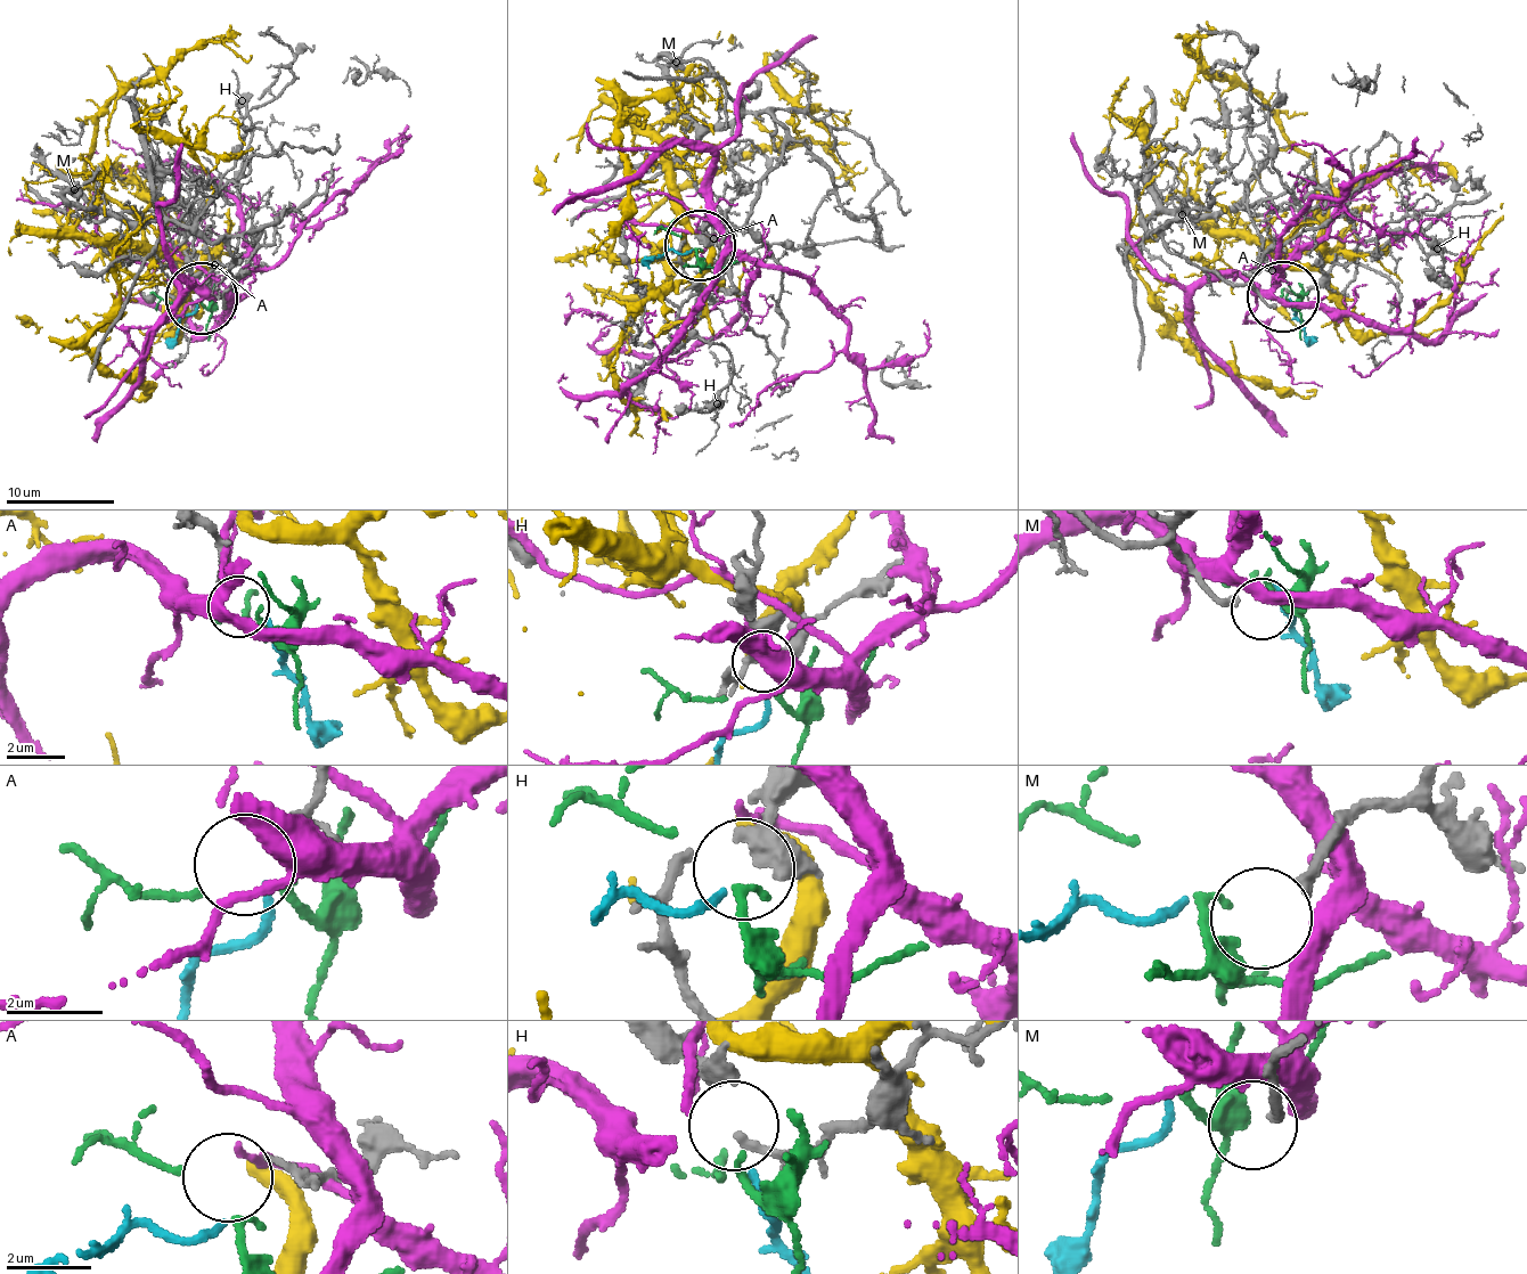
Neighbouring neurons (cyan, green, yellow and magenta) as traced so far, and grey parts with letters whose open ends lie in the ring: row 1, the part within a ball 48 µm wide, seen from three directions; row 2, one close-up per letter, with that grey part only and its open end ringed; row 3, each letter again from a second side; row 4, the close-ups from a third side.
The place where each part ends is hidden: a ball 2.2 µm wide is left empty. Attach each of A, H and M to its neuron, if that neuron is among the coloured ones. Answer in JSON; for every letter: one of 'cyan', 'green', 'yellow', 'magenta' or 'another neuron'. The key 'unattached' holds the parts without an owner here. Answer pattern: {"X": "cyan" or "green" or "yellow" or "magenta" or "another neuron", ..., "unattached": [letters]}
{"A": "green", "H": "cyan", "M": "another neuron", "unattached": ["M"]}

